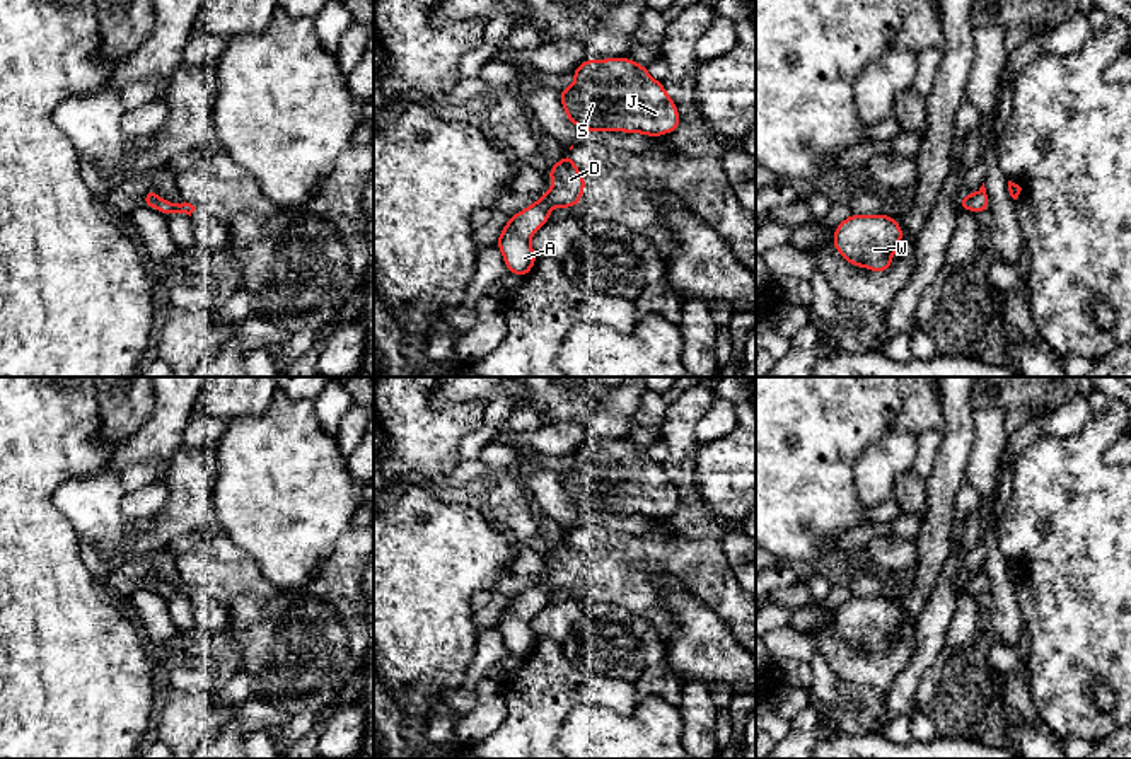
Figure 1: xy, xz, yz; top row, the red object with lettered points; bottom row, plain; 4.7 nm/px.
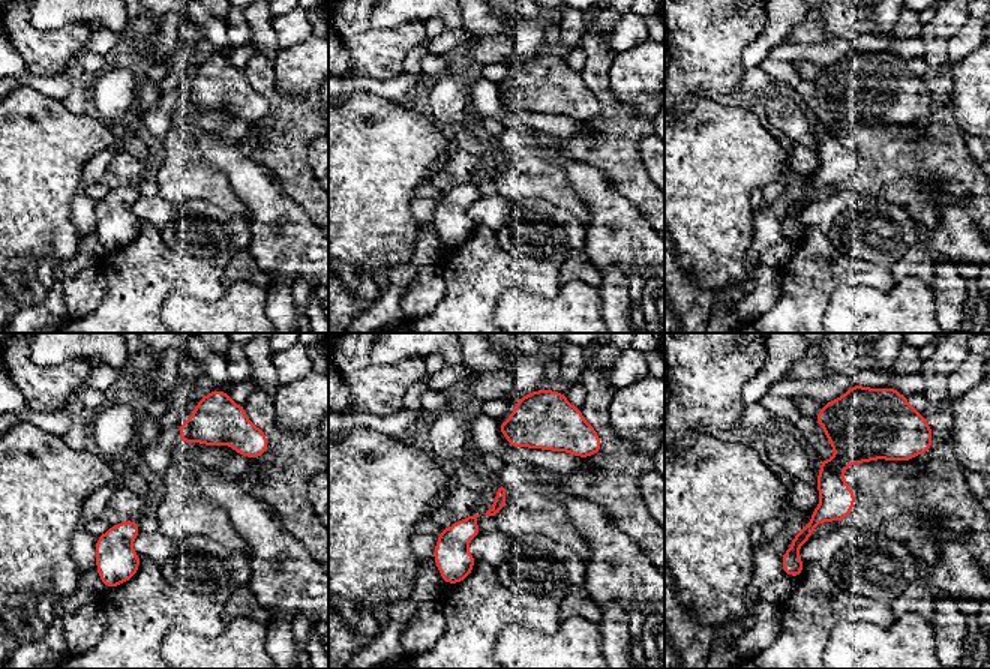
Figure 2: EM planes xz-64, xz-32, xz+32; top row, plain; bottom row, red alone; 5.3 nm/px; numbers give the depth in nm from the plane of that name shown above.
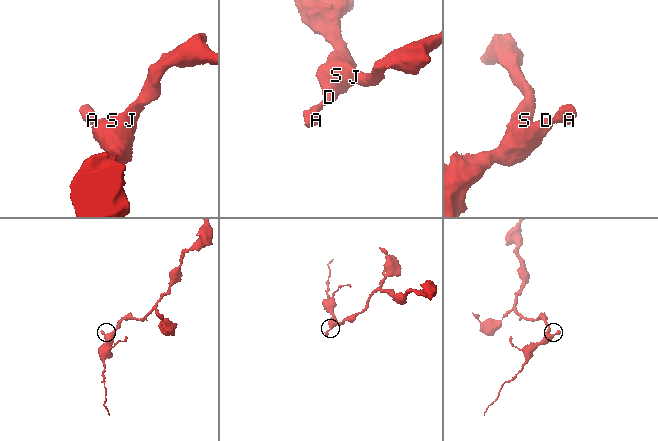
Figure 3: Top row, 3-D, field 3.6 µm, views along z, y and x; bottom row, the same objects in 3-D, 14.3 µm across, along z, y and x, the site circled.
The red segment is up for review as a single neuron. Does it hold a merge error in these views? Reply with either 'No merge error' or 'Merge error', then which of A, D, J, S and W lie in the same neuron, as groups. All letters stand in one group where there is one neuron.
No merge error. Groups: A D J S W

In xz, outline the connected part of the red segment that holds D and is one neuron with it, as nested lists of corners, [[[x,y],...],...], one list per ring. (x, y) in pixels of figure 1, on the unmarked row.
[[[570,534],[549,549],[548,559],[553,563],[553,570],[512,597],[496,623],[508,655],[522,660],[531,655],[537,641],[537,634],[531,629],[531,619],[549,605],[548,595],[560,588],[573,590],[585,573],[585,558],[573,546]]]

